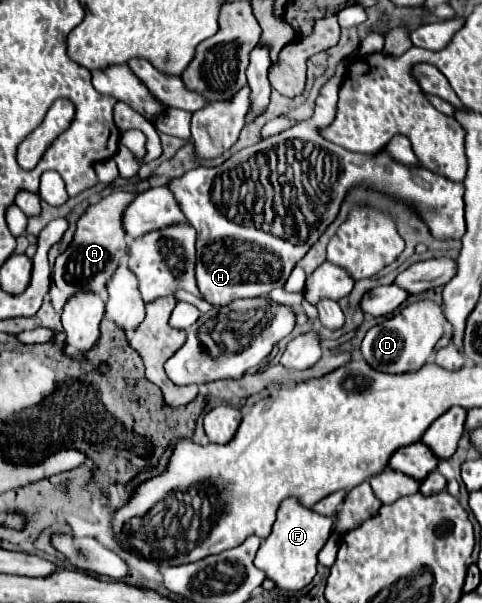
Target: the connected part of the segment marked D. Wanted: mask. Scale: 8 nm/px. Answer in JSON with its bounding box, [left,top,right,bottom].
[360,301,446,373]

